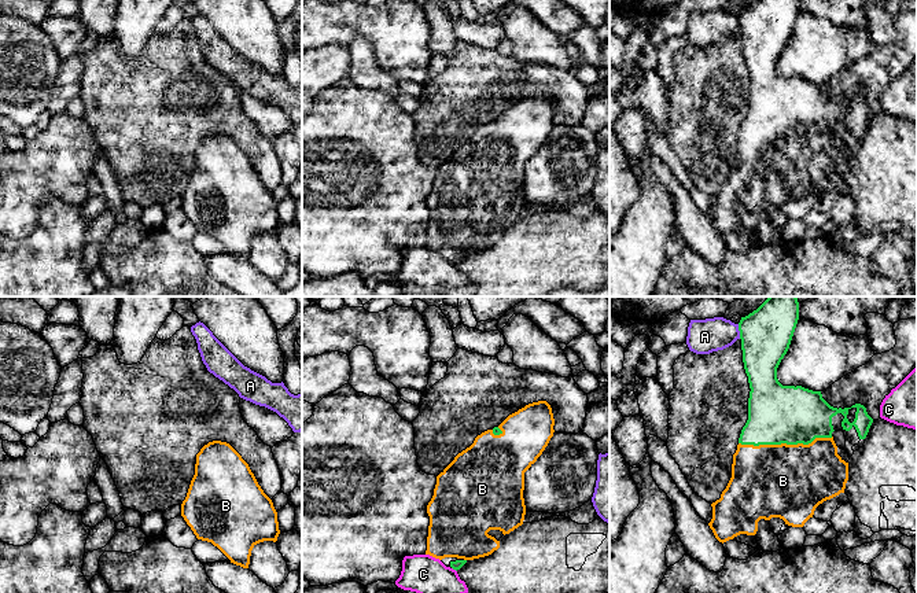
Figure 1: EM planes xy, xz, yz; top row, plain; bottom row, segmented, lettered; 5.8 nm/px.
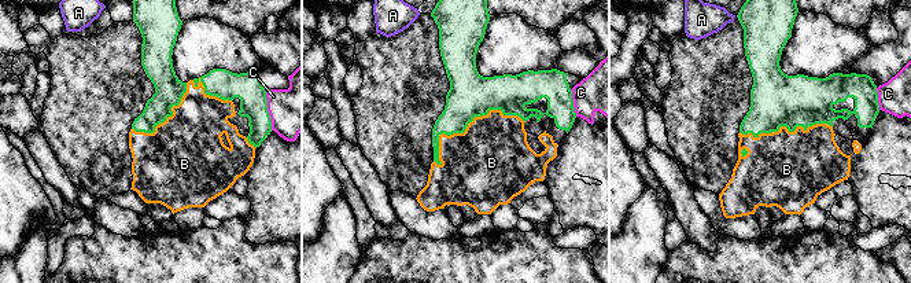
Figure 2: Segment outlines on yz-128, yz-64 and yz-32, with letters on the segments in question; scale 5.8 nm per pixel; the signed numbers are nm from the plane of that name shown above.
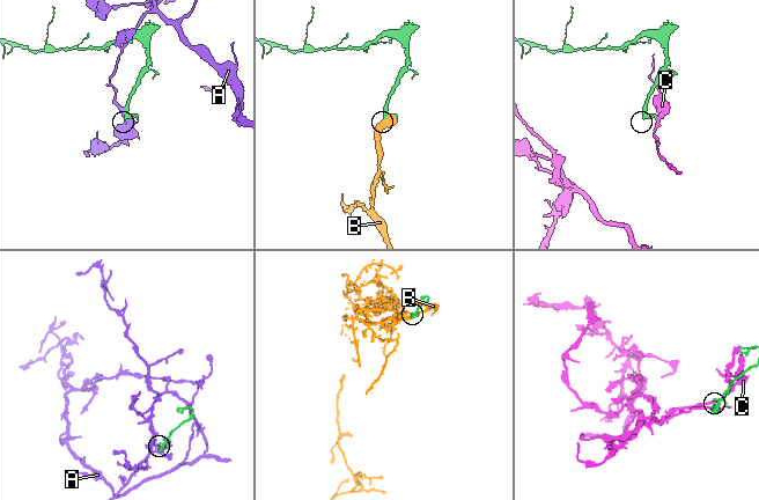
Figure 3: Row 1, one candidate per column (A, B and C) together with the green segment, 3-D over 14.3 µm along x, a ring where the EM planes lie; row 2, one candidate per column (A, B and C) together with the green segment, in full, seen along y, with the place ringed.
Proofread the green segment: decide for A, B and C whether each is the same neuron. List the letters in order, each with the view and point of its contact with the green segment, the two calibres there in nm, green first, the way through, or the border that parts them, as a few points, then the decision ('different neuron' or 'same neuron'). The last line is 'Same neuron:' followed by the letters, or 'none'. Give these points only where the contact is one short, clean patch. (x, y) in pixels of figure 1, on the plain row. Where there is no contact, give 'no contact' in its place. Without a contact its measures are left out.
A: contact yz (739, 22); calibres 300 and 200 nm; border yz (737, 17), (740, 30); different neuron
B: contact yz (785, 135); calibres 340 and 440 nm; same neuron
C: contact xz (455, 261); calibres 60 and 220 nm; different neuron
Same neuron: B

